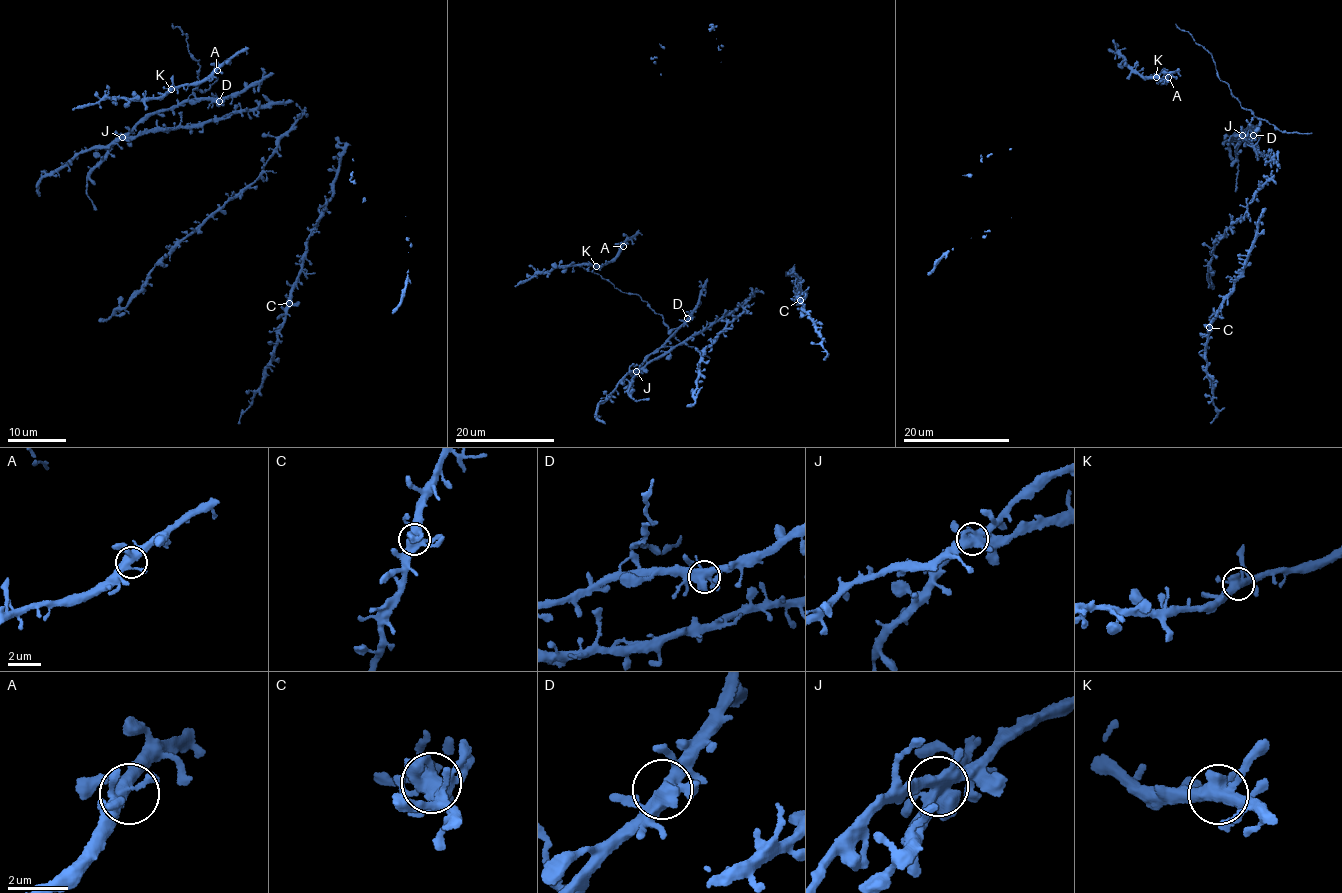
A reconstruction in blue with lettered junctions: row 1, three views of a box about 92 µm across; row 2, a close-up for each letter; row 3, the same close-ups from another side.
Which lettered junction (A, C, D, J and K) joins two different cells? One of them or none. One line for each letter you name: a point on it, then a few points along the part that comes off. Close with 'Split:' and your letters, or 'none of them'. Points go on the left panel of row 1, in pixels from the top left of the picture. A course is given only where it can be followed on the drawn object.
Split: none of them

